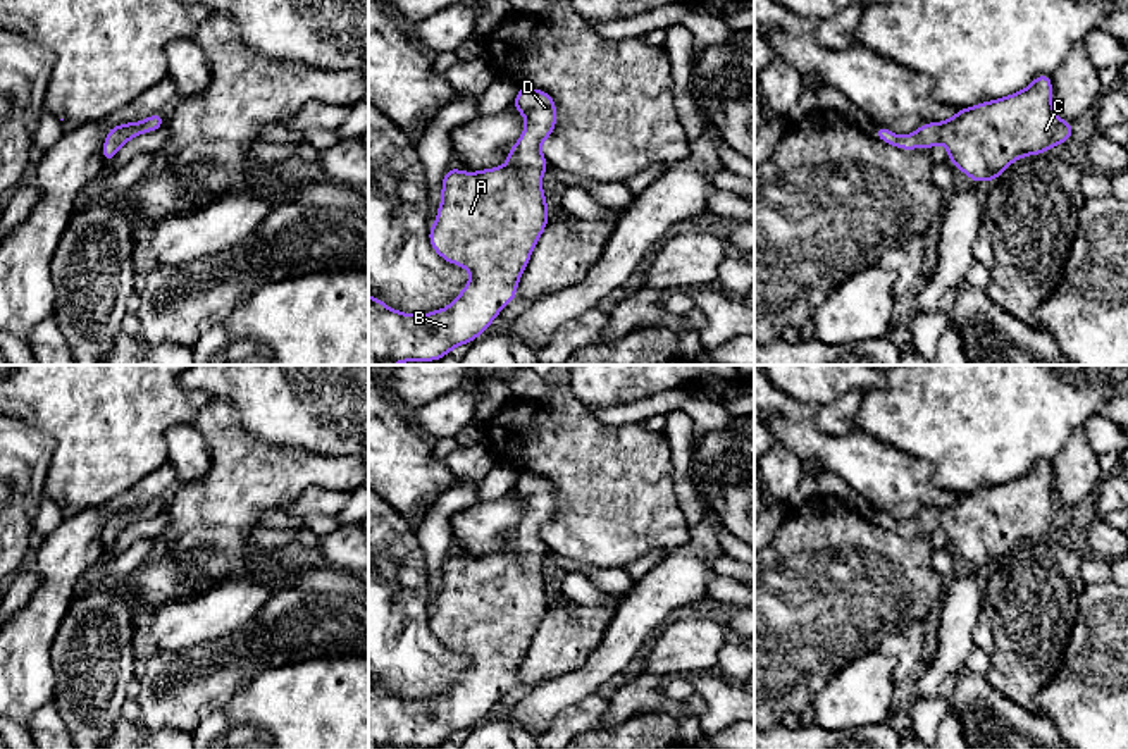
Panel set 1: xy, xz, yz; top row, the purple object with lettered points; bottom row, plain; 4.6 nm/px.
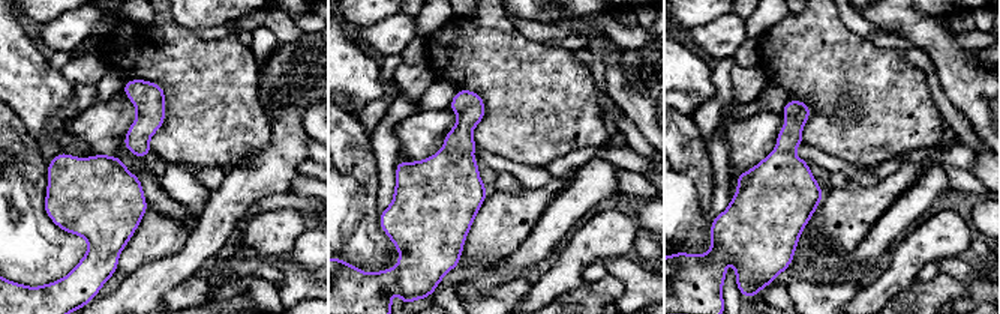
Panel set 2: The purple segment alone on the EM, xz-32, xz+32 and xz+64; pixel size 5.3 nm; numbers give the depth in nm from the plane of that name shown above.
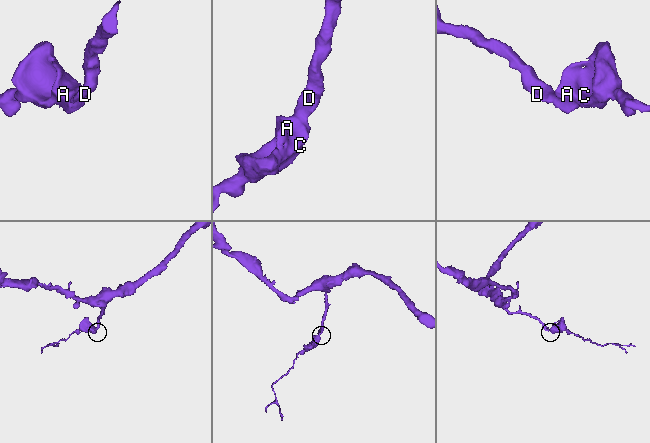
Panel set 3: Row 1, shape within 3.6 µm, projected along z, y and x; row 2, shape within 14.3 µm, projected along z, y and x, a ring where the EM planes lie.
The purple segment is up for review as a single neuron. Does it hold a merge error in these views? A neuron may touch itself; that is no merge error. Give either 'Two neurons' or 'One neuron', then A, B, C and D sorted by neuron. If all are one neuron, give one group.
One neuron. Groups: A B C D

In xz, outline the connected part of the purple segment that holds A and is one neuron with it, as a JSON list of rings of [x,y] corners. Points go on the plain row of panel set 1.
[[[520,472],[511,492],[525,503],[525,515],[508,534],[508,548],[477,558],[448,554],[436,608],[427,615],[432,635],[470,658],[468,670],[446,694],[431,699],[403,699],[369,680],[369,749],[437,747],[489,716],[499,697],[517,684],[518,666],[549,606],[542,575],[549,549],[541,529],[556,515],[556,487],[548,477]]]

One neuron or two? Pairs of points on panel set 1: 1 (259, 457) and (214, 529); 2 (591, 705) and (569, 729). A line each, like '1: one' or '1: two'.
1: one
2: one

